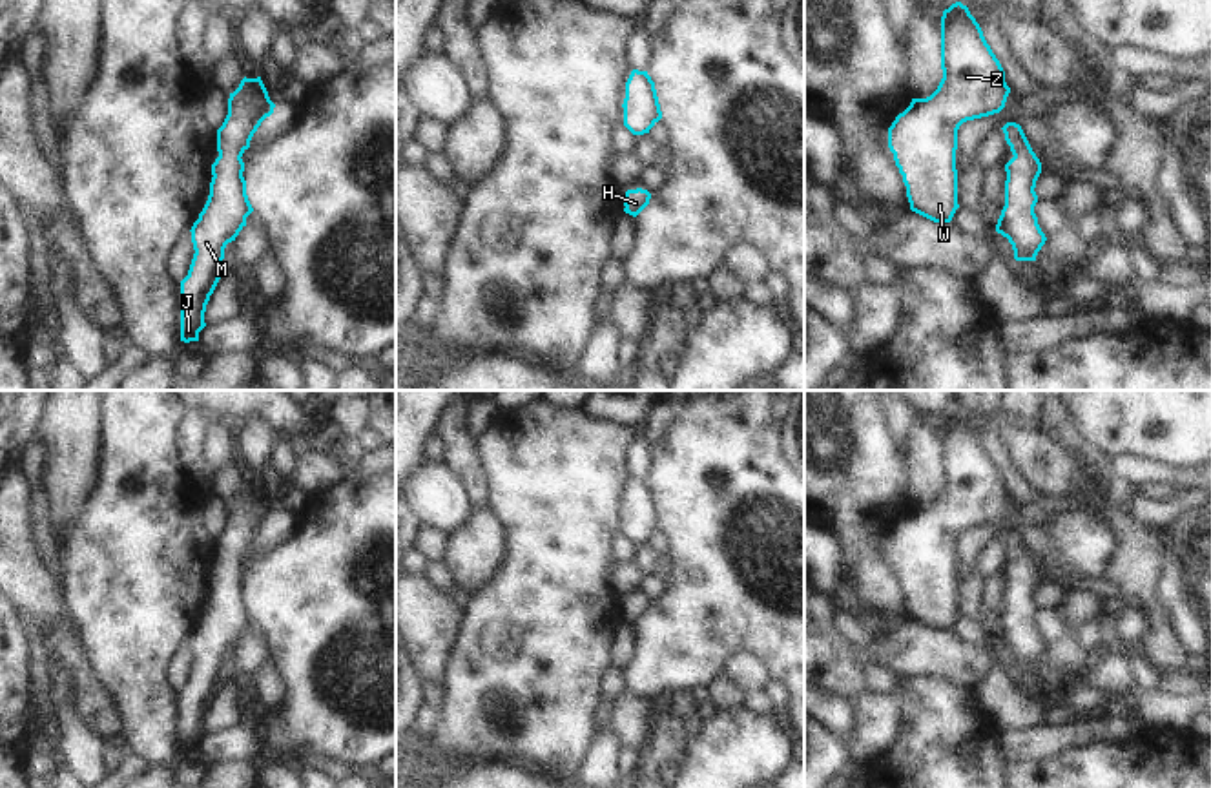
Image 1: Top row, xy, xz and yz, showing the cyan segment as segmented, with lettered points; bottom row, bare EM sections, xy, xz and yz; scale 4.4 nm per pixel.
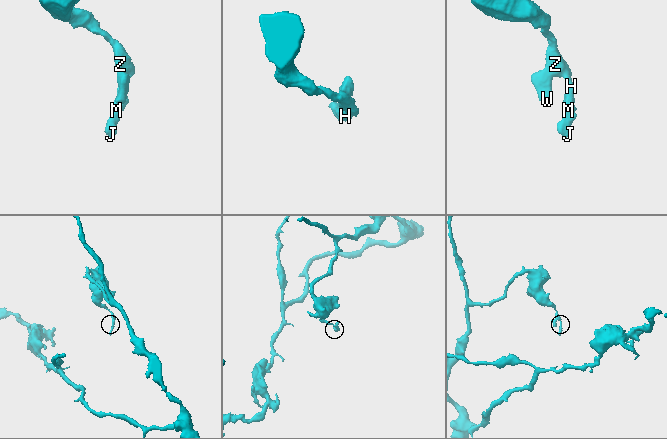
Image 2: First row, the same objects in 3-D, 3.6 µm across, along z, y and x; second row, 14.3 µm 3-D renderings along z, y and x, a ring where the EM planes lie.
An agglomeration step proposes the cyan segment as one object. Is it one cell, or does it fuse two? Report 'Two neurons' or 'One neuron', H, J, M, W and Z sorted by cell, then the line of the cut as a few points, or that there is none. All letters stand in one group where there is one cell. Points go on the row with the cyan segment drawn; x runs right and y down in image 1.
One neuron. Groups: H J M W Z. No split.

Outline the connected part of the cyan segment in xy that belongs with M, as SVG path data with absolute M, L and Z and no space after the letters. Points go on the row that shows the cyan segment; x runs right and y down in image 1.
M244 77L230 93L228 115L217 130L219 157L212 164L210 195L190 230L195 254L188 275L181 281L181 341L184 343L199 341L199 332L206 327L206 305L221 279L224 248L235 241L254 212L241 157L274 108L261 77Z

